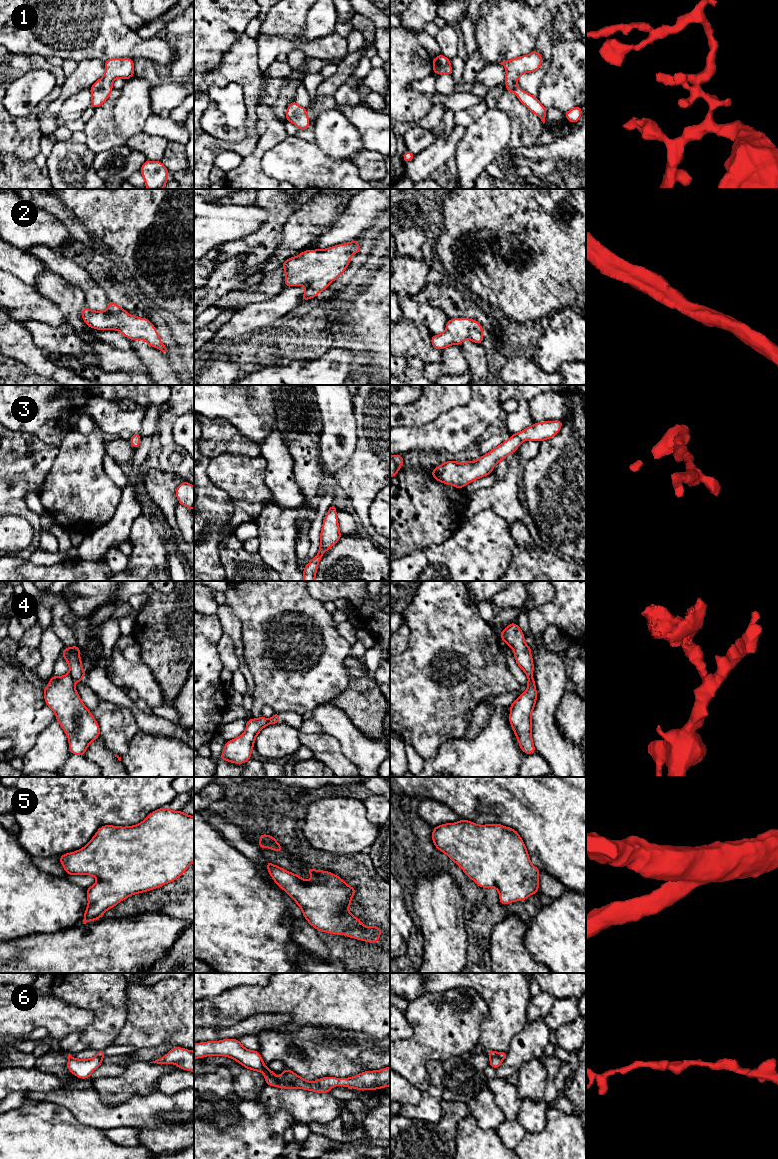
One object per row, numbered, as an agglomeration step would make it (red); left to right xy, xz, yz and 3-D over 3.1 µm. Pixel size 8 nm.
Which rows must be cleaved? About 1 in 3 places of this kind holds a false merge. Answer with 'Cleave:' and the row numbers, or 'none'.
Cleave: 4, 6

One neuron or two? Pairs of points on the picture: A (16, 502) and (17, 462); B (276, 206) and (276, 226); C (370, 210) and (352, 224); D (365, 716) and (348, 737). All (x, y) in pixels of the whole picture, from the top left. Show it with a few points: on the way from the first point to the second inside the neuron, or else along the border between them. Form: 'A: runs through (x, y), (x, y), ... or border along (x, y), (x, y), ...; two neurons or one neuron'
A: runs through (16, 492), (16, 472); one neuron
B: runs through (276, 211), (276, 221); one neuron
C: runs through (366, 210), (356, 220); one neuron
D: border along (341, 709), (366, 736), (376, 740); two neurons

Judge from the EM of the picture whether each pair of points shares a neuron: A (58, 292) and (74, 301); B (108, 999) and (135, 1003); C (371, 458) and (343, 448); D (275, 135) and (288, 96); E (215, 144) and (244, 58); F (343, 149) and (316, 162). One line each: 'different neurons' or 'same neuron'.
A: same neuron
B: different neurons
C: different neurons
D: different neurons
E: same neuron
F: different neurons

